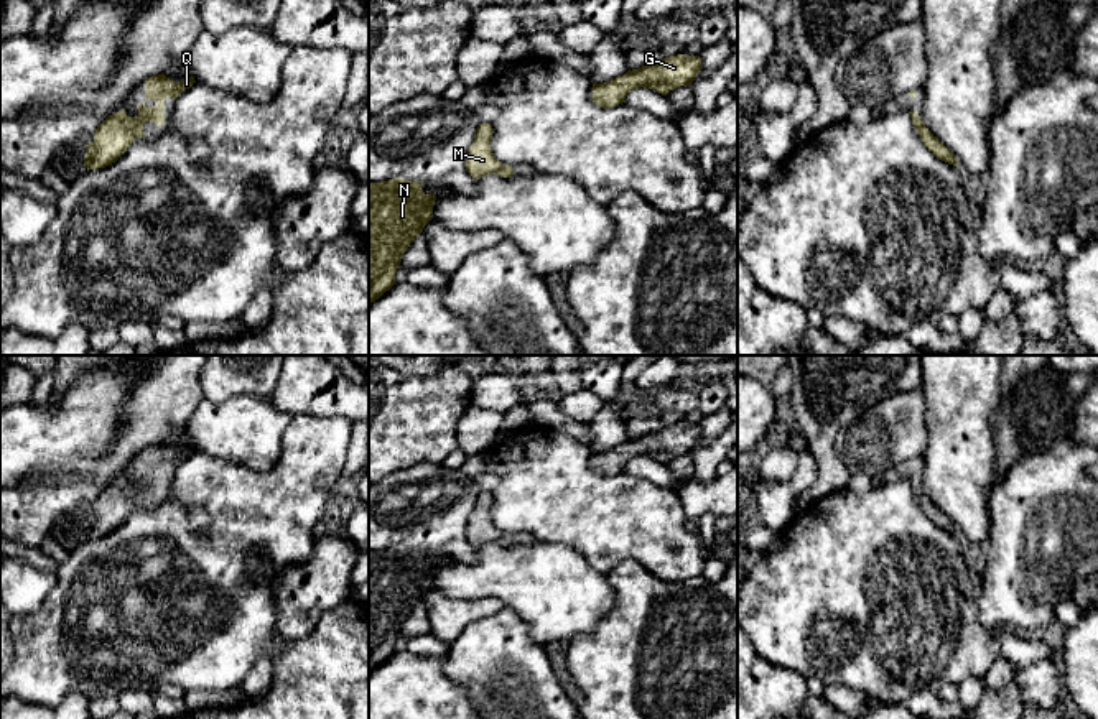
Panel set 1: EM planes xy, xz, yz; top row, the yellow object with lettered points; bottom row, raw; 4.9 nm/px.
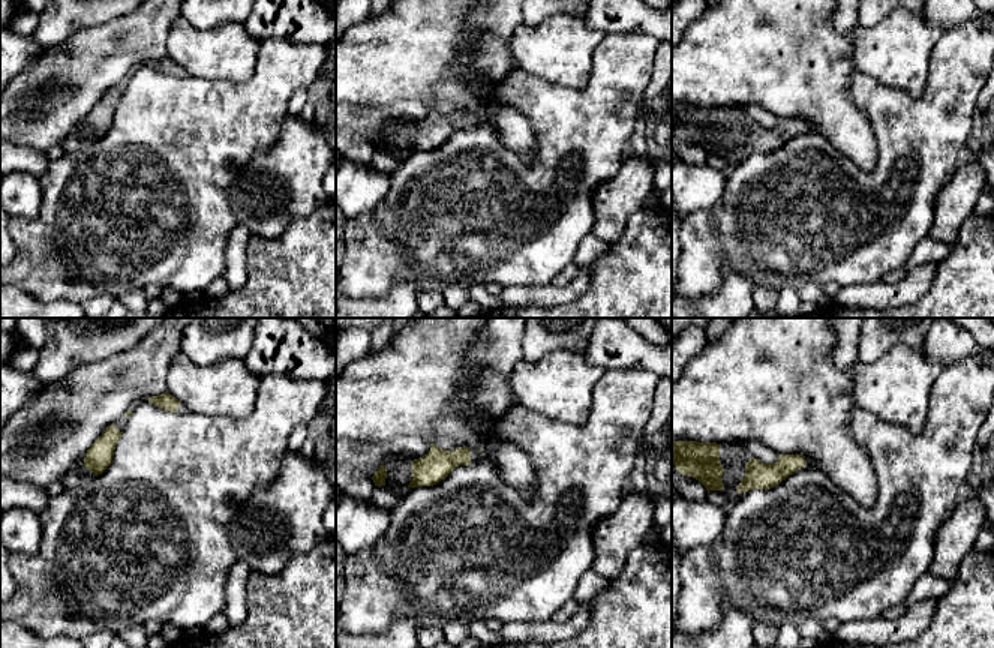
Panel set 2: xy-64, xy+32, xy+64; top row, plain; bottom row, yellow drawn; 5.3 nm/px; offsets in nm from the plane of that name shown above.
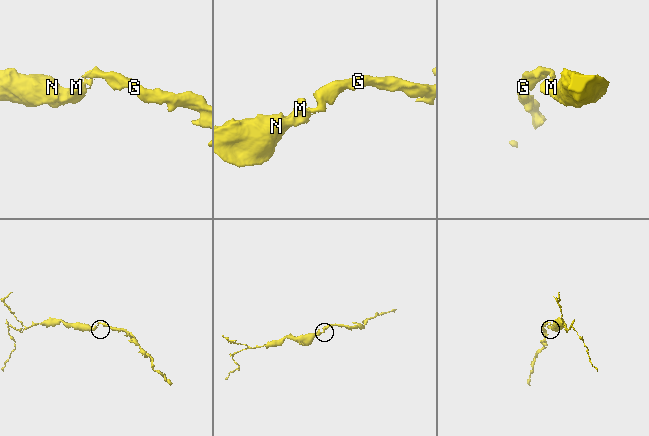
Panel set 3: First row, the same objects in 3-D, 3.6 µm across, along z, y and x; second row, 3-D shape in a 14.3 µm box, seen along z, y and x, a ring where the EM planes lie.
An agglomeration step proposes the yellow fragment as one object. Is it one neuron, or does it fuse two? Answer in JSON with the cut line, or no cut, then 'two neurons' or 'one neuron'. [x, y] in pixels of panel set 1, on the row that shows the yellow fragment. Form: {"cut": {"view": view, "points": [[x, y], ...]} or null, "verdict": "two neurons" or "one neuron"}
{"cut": null, "verdict": "one neuron"}

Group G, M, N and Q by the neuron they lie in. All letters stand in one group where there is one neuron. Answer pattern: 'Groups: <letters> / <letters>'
Groups: G M N Q

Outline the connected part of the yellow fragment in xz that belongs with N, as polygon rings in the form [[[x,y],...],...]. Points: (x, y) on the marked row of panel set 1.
[[[369,181],[369,304],[397,285],[395,273],[402,257],[431,220],[435,201],[435,194],[421,191],[421,181]]]

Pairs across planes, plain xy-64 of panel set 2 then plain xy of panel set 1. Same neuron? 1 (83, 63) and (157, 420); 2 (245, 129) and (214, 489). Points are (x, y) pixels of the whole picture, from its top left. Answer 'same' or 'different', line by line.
1: same
2: same

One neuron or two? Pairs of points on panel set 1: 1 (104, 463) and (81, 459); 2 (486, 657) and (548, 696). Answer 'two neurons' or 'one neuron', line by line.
1: two neurons
2: one neuron

